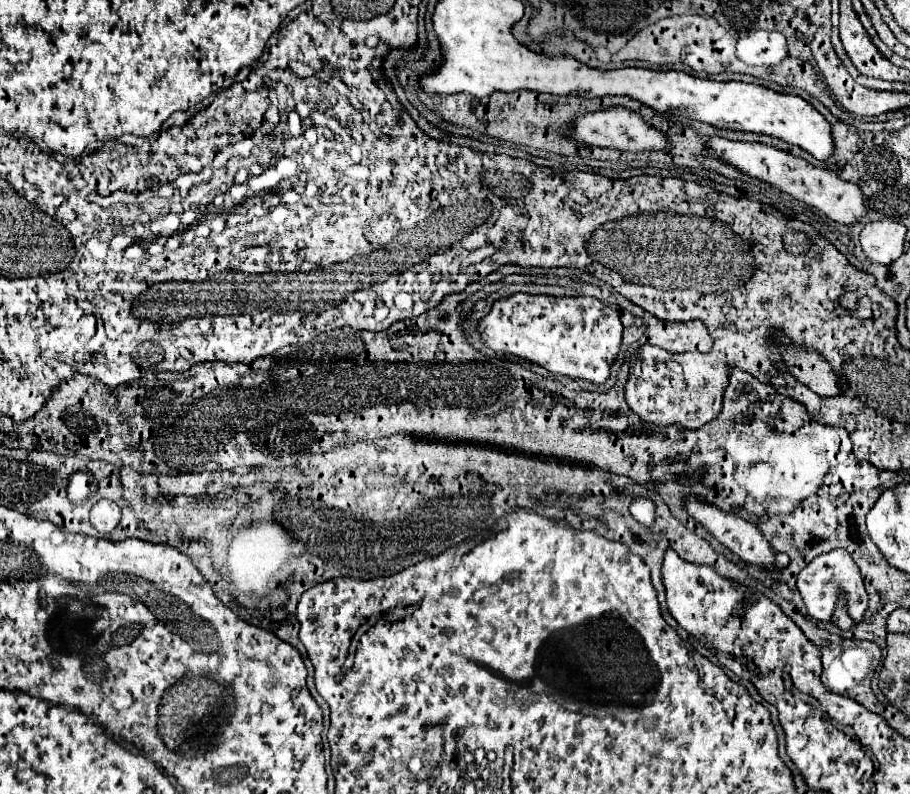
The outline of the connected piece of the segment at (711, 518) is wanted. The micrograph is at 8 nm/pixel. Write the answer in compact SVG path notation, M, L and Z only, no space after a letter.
M689 497L685 505L687 505L689 515L691 515L697 523L701 523L705 529L709 529L709 533L711 533L715 539L719 539L725 547L729 547L733 553L737 553L743 561L763 565L765 569L774 568L776 574L789 565L789 555L786 553L773 553L771 547L769 547L769 543L765 541L765 537L759 533L759 529L757 529L753 523L749 523L749 521L745 521L745 519L733 515L733 513L719 511L715 505L707 505L707 503L703 503L703 501L695 499L695 497Z

